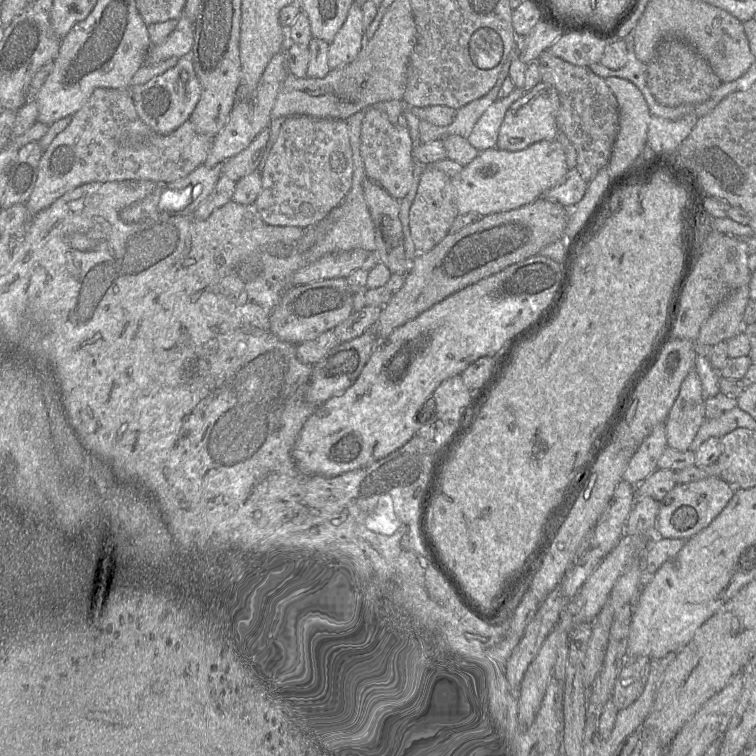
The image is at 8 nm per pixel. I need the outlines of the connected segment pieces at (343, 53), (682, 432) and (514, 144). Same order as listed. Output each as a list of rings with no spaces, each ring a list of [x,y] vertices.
[[[352,3],[347,17],[330,43],[328,65],[331,70],[353,62],[362,50],[364,36],[361,6]]]
[[[692,369],[683,380],[665,420],[667,445],[678,451],[689,450],[705,419],[702,383],[698,373]]]
[[[540,81],[533,89],[515,101],[506,111],[500,126],[496,148],[516,152],[539,141],[556,140],[558,128],[556,117],[560,101],[557,90],[549,83]]]

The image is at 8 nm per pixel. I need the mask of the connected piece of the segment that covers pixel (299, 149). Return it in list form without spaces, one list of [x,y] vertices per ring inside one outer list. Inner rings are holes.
[[[306,115],[286,117],[261,172],[262,189],[254,202],[263,221],[274,226],[303,229],[315,225],[338,207],[349,193],[353,178],[350,136],[345,120],[321,119]]]

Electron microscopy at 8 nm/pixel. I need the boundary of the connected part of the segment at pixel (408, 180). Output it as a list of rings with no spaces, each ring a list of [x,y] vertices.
[[[368,108],[361,126],[361,156],[366,177],[384,188],[393,198],[403,199],[414,182],[413,142],[407,127],[392,124],[377,108]]]

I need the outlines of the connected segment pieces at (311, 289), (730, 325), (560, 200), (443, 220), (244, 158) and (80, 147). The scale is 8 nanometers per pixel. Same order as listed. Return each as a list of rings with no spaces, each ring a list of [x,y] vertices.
[[[330,278],[291,286],[282,294],[269,317],[269,330],[278,339],[297,345],[332,330],[354,312],[354,292],[346,278]]]
[[[749,285],[732,292],[703,323],[695,342],[714,346],[734,337],[744,327],[744,312],[749,300]]]
[[[575,167],[568,170],[553,187],[542,195],[542,198],[556,202],[567,209],[573,209],[584,196],[587,186],[588,184]]]
[[[425,166],[409,211],[410,231],[418,253],[430,251],[446,237],[458,215],[452,179],[434,167]]]
[[[266,128],[246,149],[222,164],[222,175],[237,182],[254,172],[264,155],[269,137],[269,129]]]
[[[97,88],[91,94],[90,98],[87,102],[72,115],[72,120],[70,124],[59,133],[54,140],[48,145],[48,147],[44,150],[42,157],[39,161],[38,165],[38,174],[35,186],[28,200],[26,201],[26,207],[29,214],[30,220],[34,218],[41,210],[47,208],[51,205],[55,200],[60,198],[62,195],[67,193],[68,191],[90,182],[107,182],[107,181],[122,181],[122,180],[146,180],[155,182],[157,184],[167,184],[170,182],[177,181],[179,179],[184,178],[199,166],[203,165],[208,152],[212,146],[213,138],[208,136],[199,134],[193,124],[187,120],[182,125],[180,125],[177,129],[172,131],[169,134],[163,135],[153,131],[148,125],[146,125],[138,116],[133,99],[129,94],[128,89],[113,89],[113,88]]]

